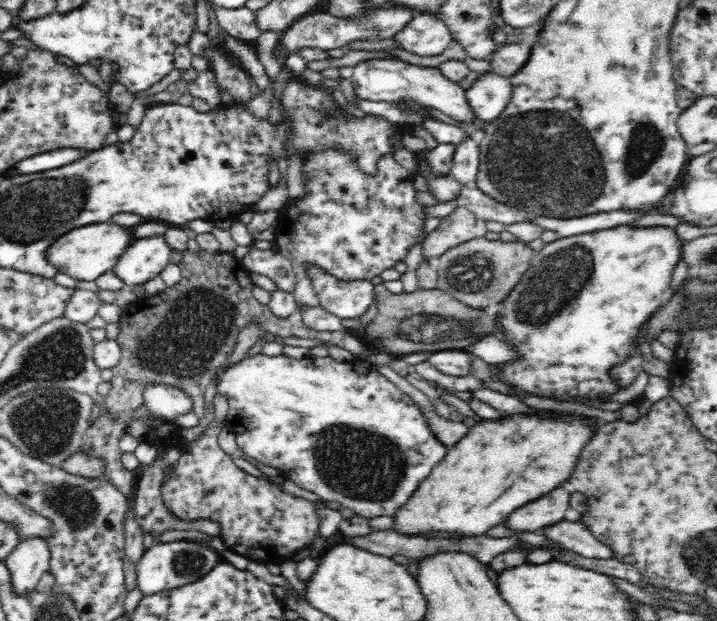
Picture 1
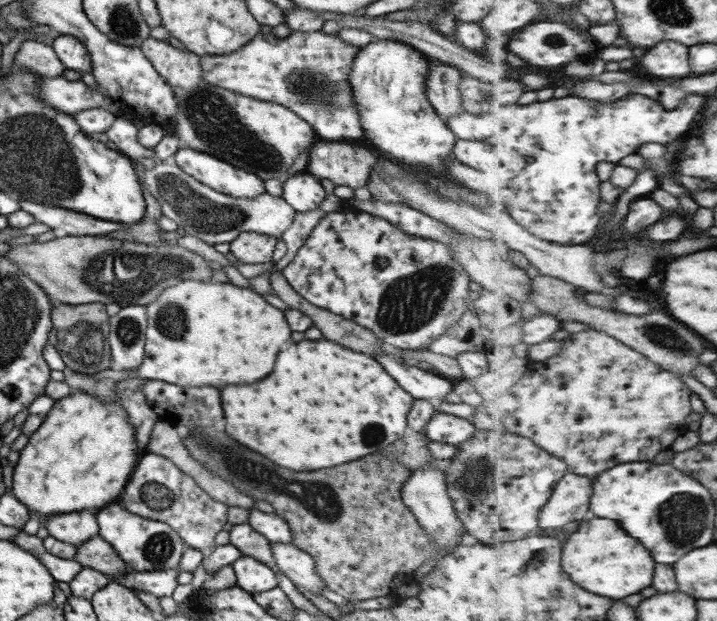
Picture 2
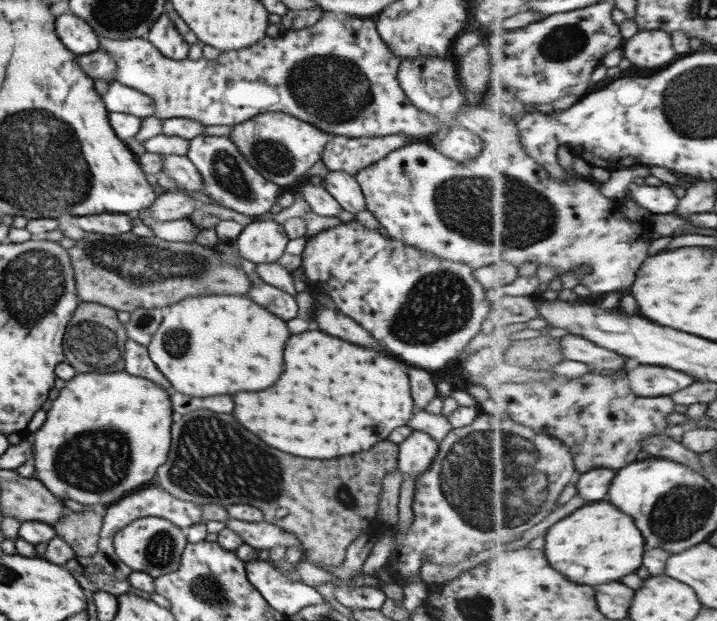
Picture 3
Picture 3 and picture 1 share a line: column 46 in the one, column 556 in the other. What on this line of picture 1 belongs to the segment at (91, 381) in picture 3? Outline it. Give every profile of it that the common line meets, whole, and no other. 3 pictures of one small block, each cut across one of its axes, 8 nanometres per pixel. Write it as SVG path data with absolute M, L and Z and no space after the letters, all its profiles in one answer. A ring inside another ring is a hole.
M535 408L526 412L503 413L502 418L478 420L466 436L449 448L446 457L419 484L409 502L397 510L393 529L412 535L424 532L450 532L469 537L483 535L492 526L503 524L509 514L528 502L544 498L558 487L565 486L578 468L582 450L592 442L598 427L595 417Z

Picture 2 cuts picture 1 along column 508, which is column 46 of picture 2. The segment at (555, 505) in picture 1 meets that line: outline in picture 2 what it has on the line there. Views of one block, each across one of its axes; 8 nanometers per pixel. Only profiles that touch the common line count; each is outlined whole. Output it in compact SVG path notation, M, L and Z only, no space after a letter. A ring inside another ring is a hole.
M94 512L52 514L41 518L40 524L55 540L77 546L99 534L95 516Z

